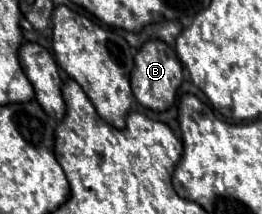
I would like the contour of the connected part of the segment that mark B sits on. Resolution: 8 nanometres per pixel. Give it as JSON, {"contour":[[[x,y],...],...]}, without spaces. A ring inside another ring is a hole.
{"contour":[[[147,41],[135,57],[135,69],[131,73],[131,87],[135,99],[151,111],[167,111],[177,97],[183,83],[183,65],[179,63],[175,51],[163,41]]]}

